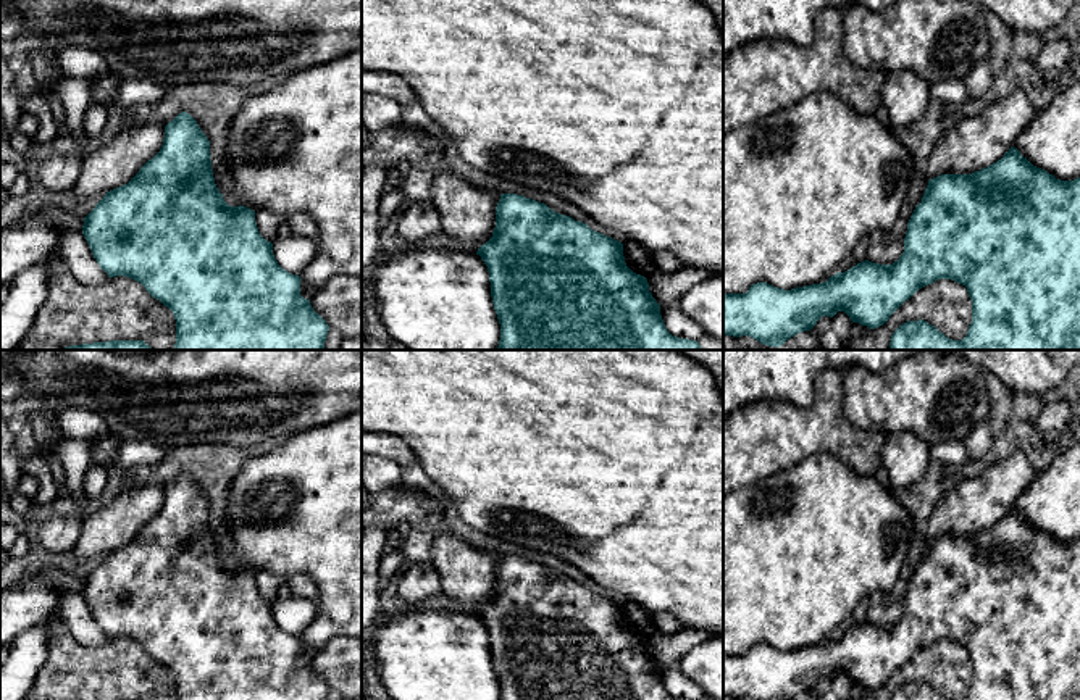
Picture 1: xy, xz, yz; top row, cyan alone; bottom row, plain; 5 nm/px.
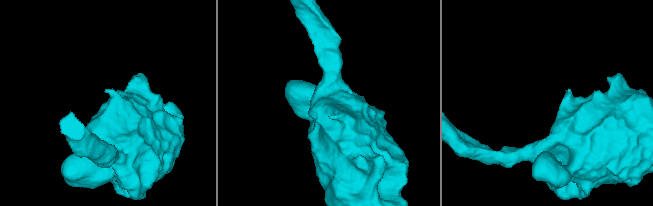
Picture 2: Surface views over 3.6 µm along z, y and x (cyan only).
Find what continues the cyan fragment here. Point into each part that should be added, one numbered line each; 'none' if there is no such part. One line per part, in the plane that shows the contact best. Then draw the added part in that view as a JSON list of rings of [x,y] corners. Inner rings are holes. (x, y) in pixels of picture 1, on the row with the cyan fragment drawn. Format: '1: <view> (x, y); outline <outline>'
none

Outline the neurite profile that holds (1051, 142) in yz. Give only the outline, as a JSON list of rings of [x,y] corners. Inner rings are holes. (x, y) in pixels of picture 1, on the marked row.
[[[1080,77],[1038,111],[1012,147],[1056,179],[1080,177]]]

